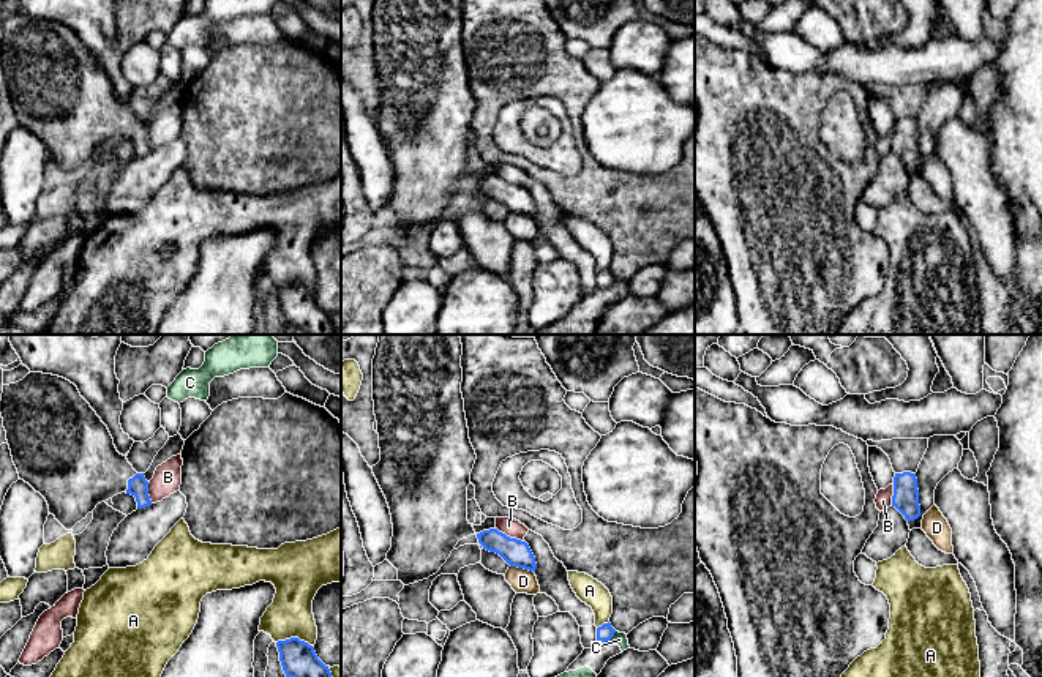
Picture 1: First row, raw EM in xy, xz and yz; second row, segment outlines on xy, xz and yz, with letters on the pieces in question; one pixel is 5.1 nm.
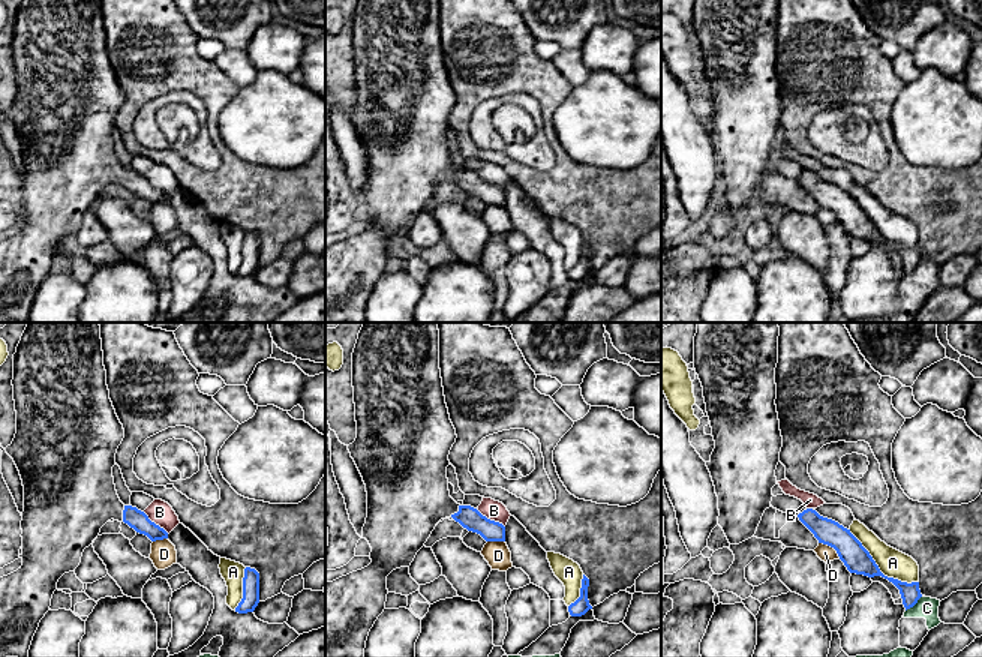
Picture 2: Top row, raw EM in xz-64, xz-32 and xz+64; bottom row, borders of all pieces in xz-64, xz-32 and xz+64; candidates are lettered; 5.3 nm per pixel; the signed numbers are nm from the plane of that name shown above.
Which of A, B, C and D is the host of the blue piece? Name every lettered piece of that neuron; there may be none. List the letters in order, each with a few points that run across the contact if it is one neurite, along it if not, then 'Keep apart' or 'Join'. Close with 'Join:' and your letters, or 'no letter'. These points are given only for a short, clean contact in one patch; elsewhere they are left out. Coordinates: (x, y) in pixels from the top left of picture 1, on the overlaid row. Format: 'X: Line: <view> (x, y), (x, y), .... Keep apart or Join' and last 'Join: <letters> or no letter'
A: Keep apart
B: Line: xz (496, 527), (523, 542). Keep apart
C: Keep apart
D: Line: xz (510, 565), (528, 568), (534, 573). Keep apart
Join: no letter

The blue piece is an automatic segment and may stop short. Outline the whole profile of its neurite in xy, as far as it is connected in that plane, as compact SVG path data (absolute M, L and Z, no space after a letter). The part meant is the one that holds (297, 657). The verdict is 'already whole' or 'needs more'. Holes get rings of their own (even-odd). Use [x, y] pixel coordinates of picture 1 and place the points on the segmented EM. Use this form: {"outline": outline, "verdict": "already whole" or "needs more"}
{"outline": "M298 638L276 642L279 661L286 677L332 677L316 655L314 647Z", "verdict": "already whole"}

